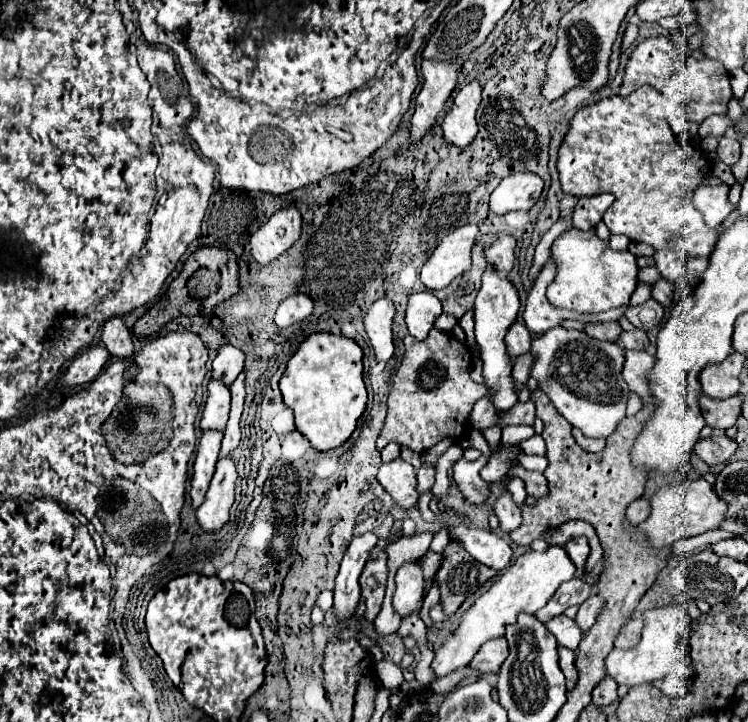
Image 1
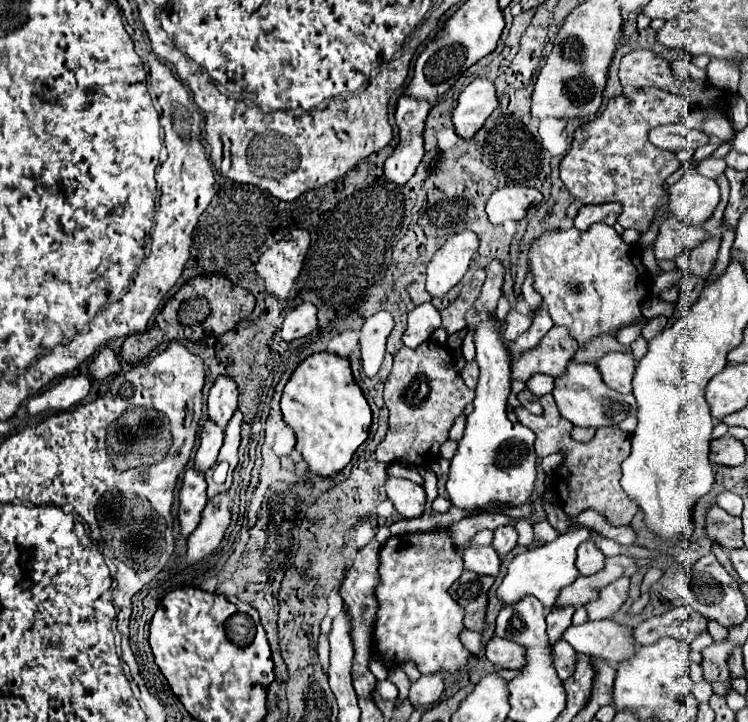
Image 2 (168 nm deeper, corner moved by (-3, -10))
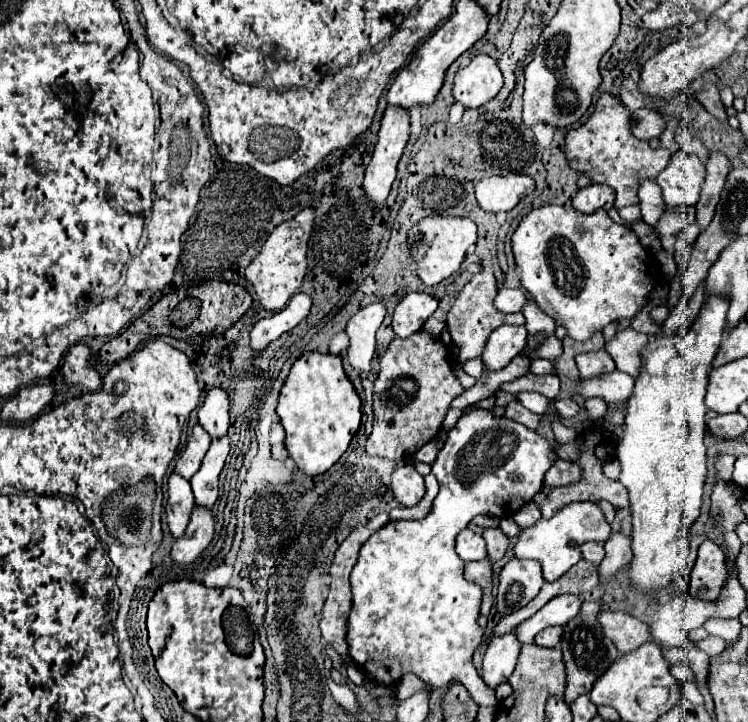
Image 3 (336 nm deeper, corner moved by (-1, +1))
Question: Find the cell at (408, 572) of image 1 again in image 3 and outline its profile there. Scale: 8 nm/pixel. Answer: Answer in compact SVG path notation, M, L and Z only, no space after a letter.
M470 408L464 412L458 424L448 432L446 444L432 464L432 474L440 482L440 492L430 514L418 522L388 522L360 548L360 558L350 576L354 600L346 638L350 644L350 656L362 670L370 672L376 682L386 686L400 682L406 672L414 672L430 686L446 686L458 680L466 686L478 706L494 706L498 702L470 662L484 636L484 630L476 624L482 590L464 580L464 562L454 552L454 540L478 514L498 518L514 516L542 490L544 474L556 458L558 456L548 442L524 424L516 424L506 416L494 416L484 408Z

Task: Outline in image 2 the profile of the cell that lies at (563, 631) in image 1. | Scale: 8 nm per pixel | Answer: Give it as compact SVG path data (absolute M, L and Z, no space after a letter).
M612 619L586 621L566 629L564 641L568 641L578 653L600 657L610 663L632 659L638 651L638 643L632 637L632 627L618 625Z

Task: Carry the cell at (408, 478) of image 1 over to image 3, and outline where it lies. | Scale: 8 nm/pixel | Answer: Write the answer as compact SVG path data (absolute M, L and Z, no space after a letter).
M412 464L396 468L392 472L392 494L402 506L414 506L424 496L424 478L416 472Z

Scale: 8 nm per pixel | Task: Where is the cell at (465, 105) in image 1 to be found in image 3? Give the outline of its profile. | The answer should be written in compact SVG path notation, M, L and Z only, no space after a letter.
M478 54L468 66L458 70L454 80L454 100L464 108L480 108L496 98L504 80L494 58Z

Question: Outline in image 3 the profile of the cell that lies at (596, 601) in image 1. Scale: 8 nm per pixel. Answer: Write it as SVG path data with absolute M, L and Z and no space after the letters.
M616 532L610 536L610 540L604 544L606 556L598 566L600 576L604 578L604 582L612 582L616 578L616 574L630 564L630 556L632 556L632 548L630 548L630 538Z

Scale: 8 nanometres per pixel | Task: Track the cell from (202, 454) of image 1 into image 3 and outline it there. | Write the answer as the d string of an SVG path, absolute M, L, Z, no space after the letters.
M176 472L168 478L168 504L166 504L166 520L174 538L180 538L186 532L192 508L194 494L190 492L190 482Z

